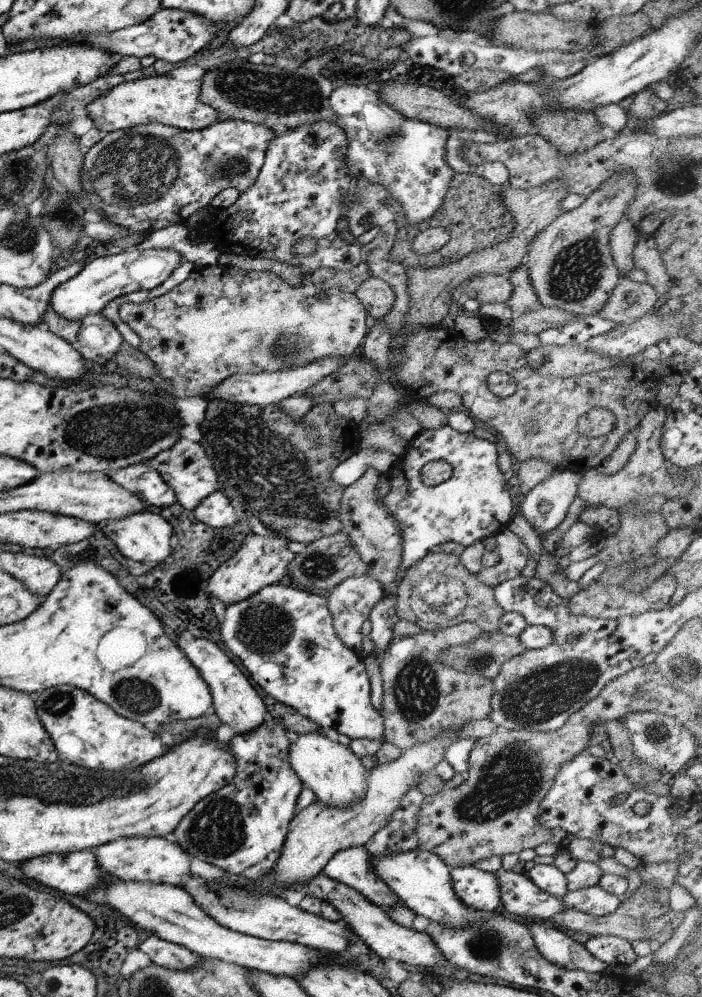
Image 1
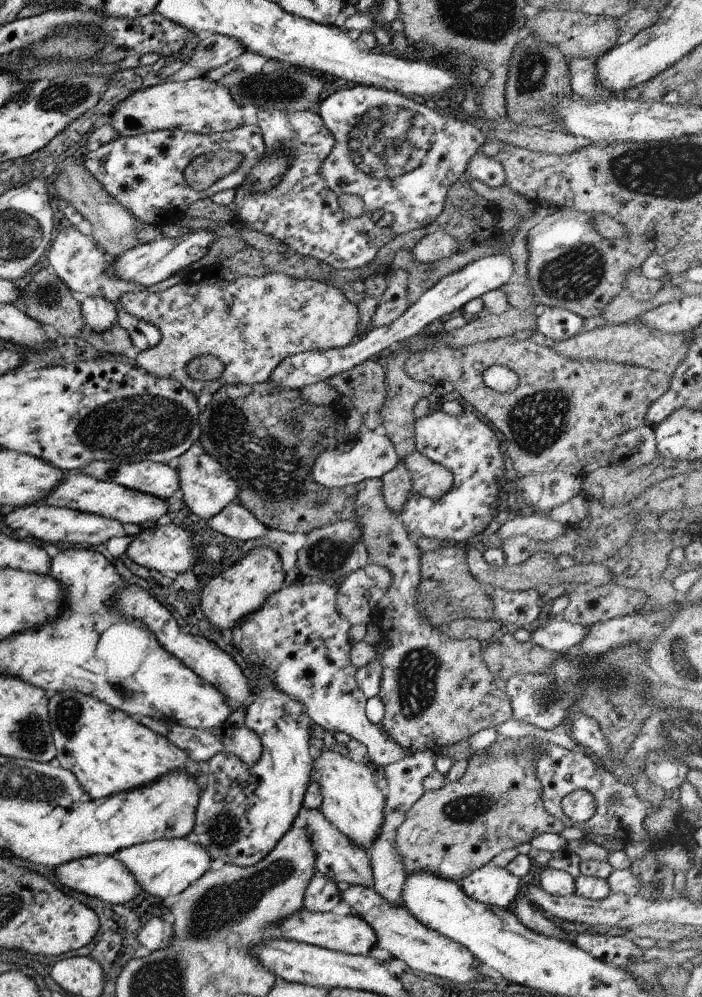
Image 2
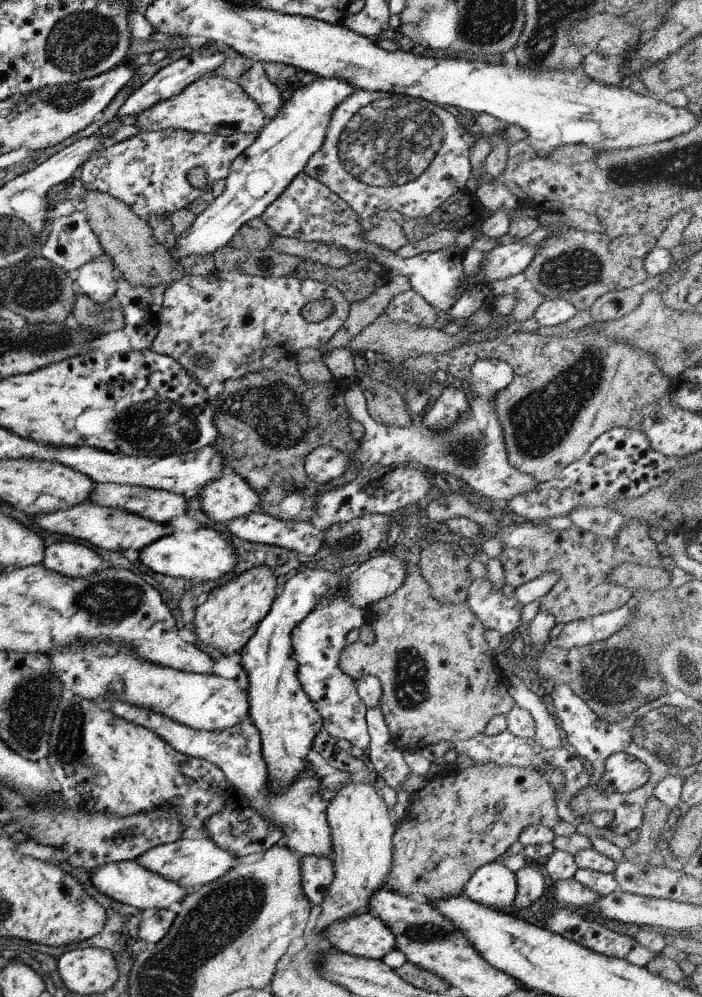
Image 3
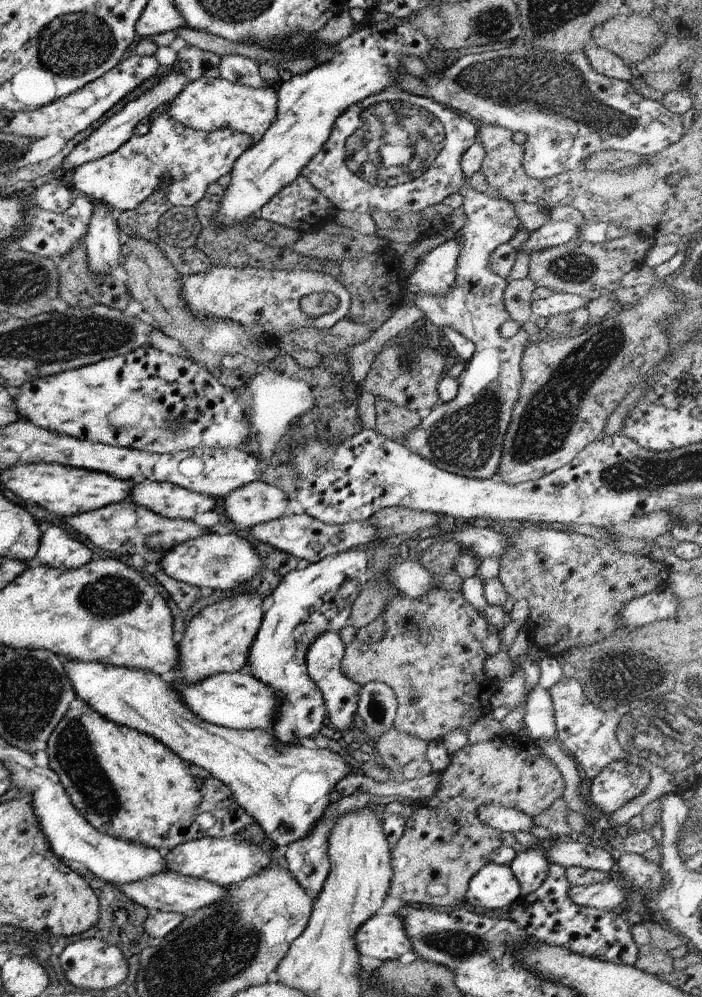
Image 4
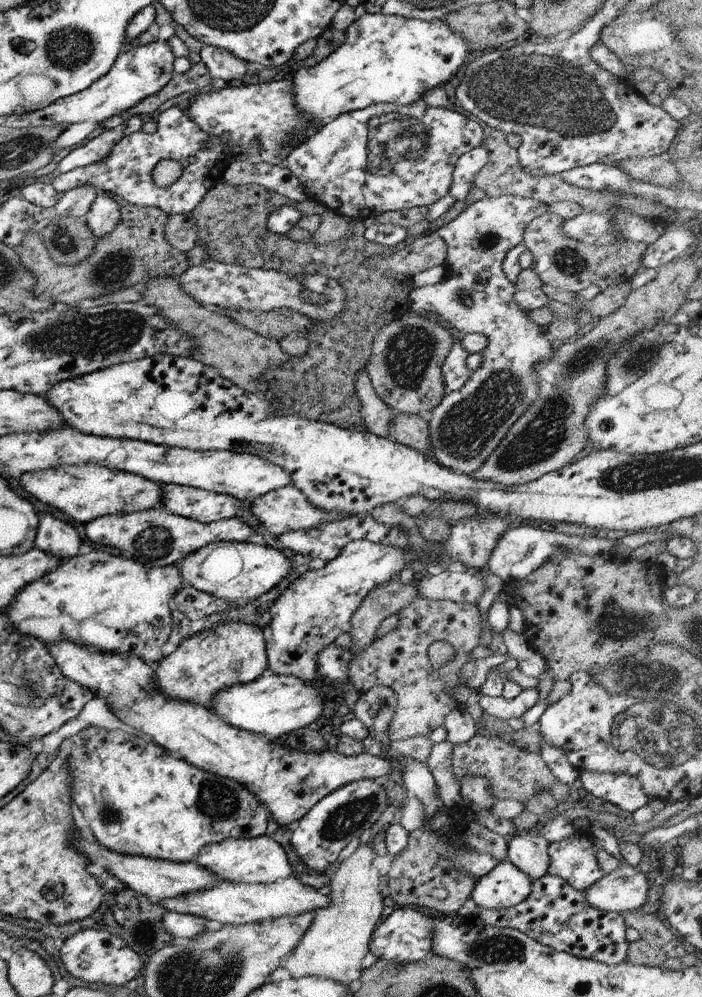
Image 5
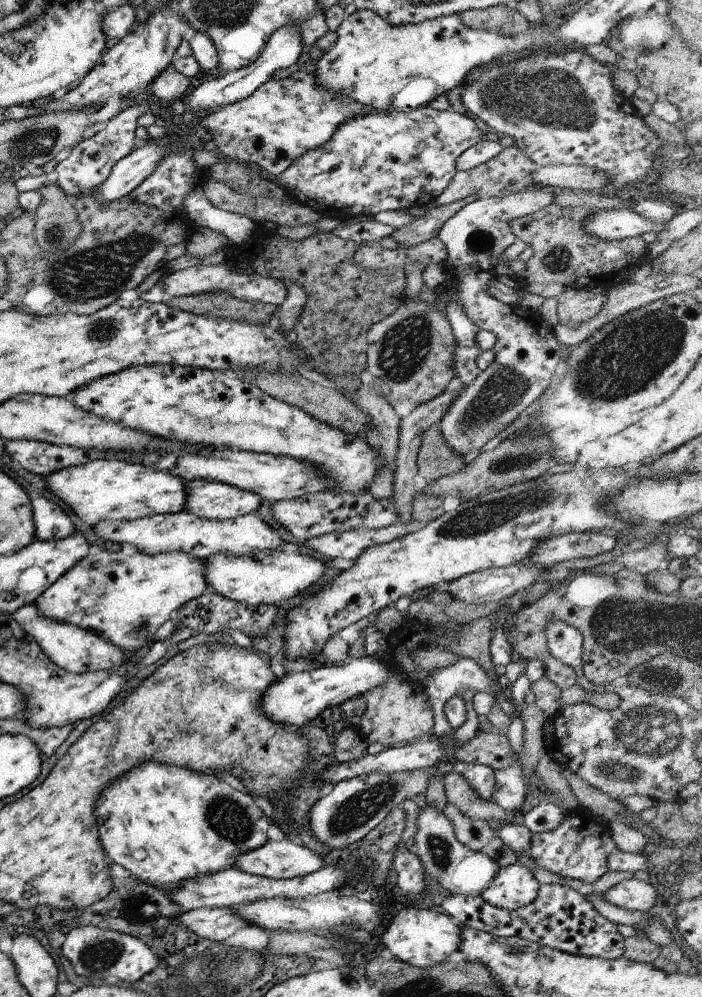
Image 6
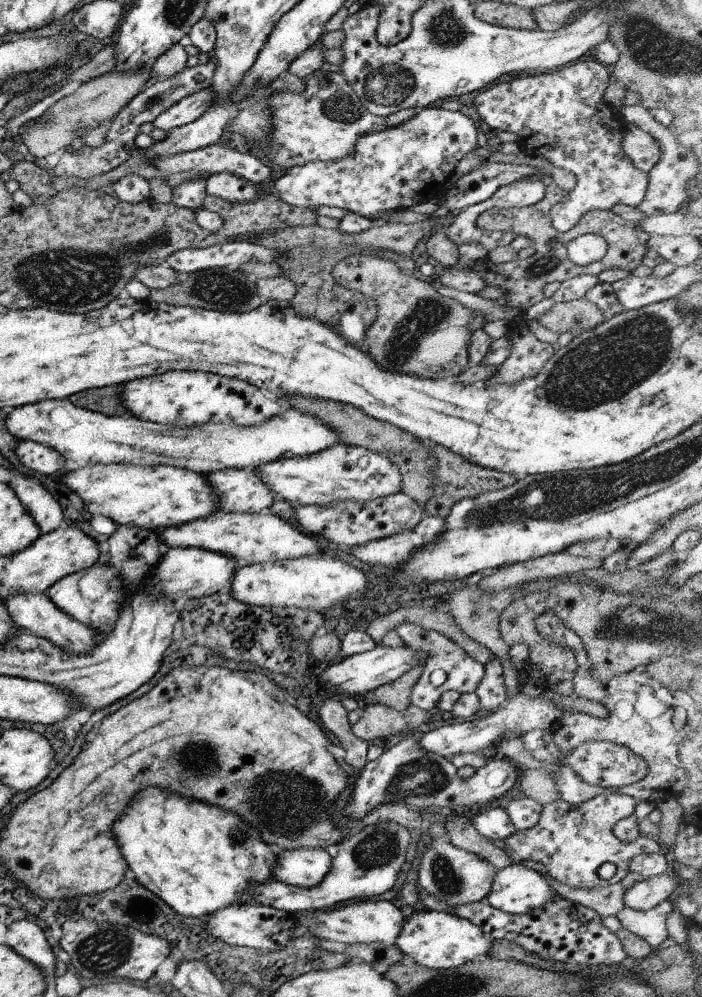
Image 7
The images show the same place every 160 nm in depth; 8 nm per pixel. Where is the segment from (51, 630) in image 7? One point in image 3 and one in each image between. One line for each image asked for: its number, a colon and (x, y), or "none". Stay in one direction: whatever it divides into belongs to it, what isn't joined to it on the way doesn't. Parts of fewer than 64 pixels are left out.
3: (299, 811)
4: (285, 789)
5: (287, 782)
6: (73, 649)

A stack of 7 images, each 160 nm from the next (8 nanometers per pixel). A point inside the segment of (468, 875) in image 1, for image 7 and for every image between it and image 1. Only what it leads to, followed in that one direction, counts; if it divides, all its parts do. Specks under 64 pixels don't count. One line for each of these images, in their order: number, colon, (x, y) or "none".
2: (493, 886)
3: (493, 885)
4: (493, 886)
5: (503, 886)
6: (513, 886)
7: (515, 889)

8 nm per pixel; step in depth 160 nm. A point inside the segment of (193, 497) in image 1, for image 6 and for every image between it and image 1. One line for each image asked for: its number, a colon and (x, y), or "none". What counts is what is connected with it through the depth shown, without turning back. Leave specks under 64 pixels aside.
2: (206, 488)
3: (228, 496)
4: (255, 502)
5: (284, 509)
6: (319, 513)

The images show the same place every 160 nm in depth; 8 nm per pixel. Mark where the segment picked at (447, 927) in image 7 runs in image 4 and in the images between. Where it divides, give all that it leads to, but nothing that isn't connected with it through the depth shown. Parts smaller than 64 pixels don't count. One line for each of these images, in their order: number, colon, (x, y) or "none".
4: (382, 937)
5: (404, 936)
6: (421, 937)

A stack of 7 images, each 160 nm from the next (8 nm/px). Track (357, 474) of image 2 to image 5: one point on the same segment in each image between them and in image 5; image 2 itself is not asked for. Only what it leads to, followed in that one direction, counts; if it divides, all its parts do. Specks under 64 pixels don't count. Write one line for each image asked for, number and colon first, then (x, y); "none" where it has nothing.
3: (473, 451)
4: (464, 436)
5: (465, 427)

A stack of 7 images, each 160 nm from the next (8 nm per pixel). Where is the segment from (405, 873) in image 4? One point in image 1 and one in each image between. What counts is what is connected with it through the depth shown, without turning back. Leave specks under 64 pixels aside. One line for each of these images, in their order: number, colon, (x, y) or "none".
1: (492, 812)
2: (496, 804)
3: (465, 819)

